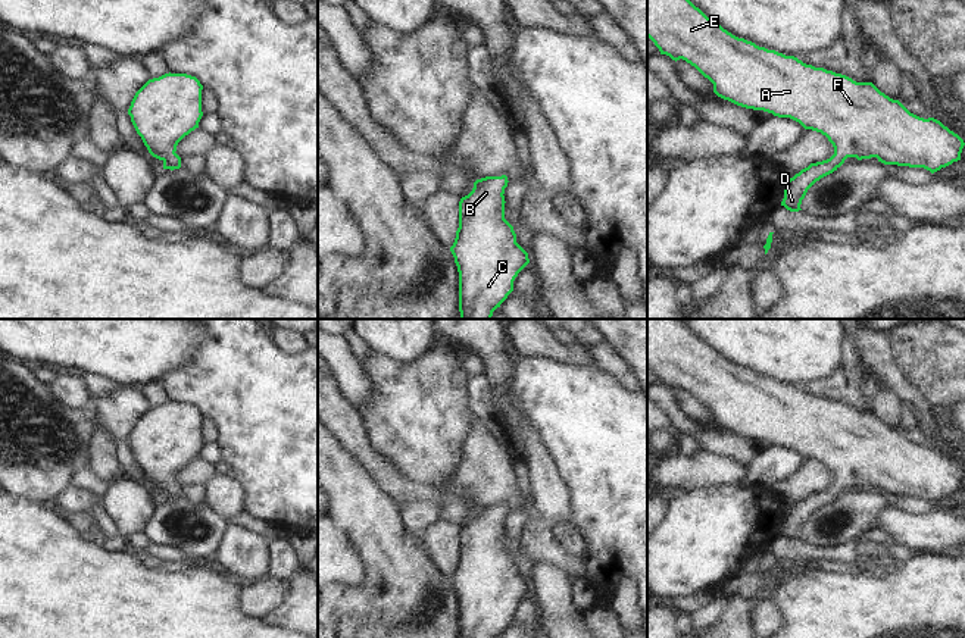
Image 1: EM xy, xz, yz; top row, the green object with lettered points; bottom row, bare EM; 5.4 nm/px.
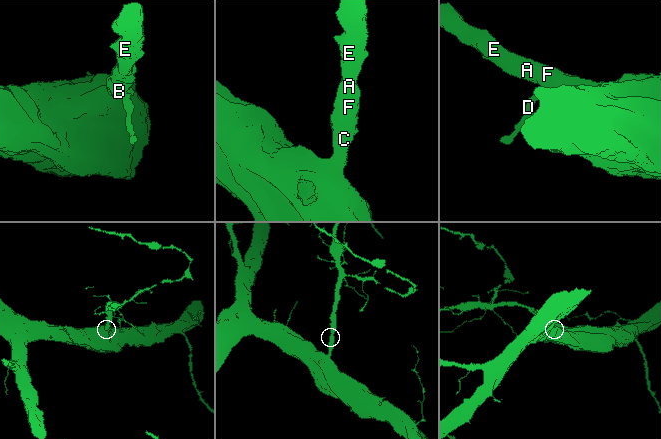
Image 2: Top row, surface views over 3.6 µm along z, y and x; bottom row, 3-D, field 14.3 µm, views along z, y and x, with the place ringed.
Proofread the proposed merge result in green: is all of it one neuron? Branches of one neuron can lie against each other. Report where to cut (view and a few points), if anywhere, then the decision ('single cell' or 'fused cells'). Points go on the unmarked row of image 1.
no cut; single cell

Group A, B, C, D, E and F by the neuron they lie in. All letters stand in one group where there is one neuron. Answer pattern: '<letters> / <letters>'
A B C D E F

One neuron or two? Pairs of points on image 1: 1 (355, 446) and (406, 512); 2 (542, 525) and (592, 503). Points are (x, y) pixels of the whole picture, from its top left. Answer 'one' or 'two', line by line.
1: two
2: two

